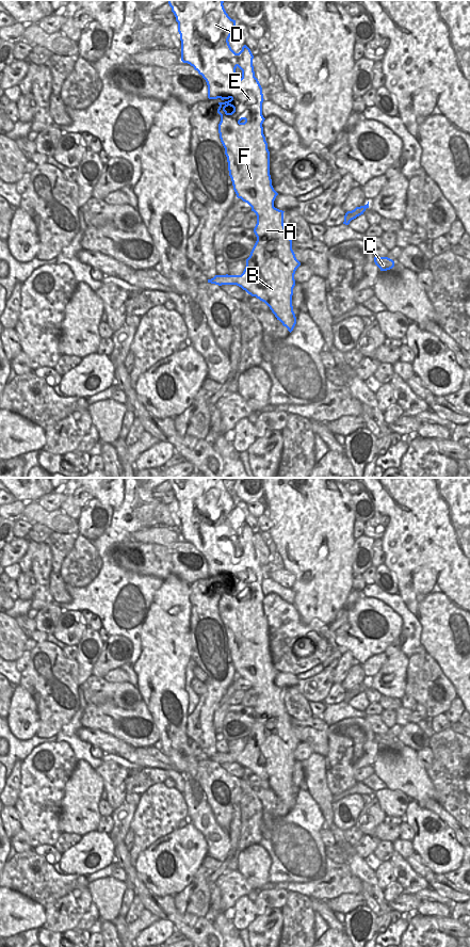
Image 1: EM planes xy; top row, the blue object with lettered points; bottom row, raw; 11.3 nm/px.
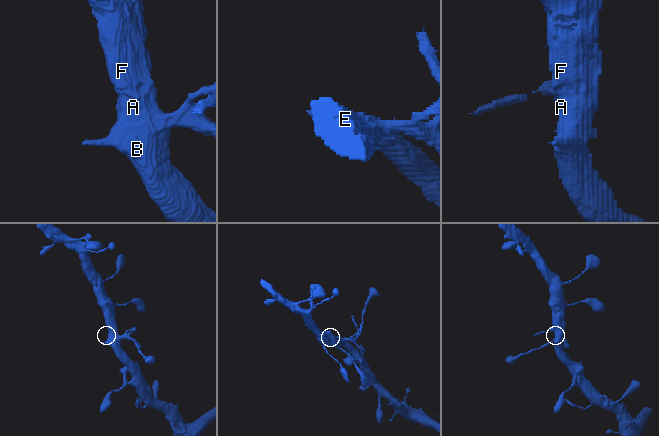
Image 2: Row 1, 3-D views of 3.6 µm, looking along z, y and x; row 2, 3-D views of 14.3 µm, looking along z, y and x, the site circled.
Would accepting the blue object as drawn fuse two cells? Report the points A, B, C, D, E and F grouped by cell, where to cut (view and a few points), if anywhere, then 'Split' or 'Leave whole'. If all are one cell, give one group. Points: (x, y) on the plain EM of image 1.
Groups: A B C D E F. No split. Leave whole

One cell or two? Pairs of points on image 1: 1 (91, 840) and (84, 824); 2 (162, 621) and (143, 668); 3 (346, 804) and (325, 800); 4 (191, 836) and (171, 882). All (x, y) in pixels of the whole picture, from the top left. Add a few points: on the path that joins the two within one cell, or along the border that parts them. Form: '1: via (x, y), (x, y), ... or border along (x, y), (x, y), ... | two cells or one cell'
1: border along (95, 830), (81, 835) | two cells
2: via (162, 632), (162, 648), (155, 656) | one cell
3: border along (335, 803), (333, 824) | two cells
4: via (178, 841), (178, 869) | one cell

